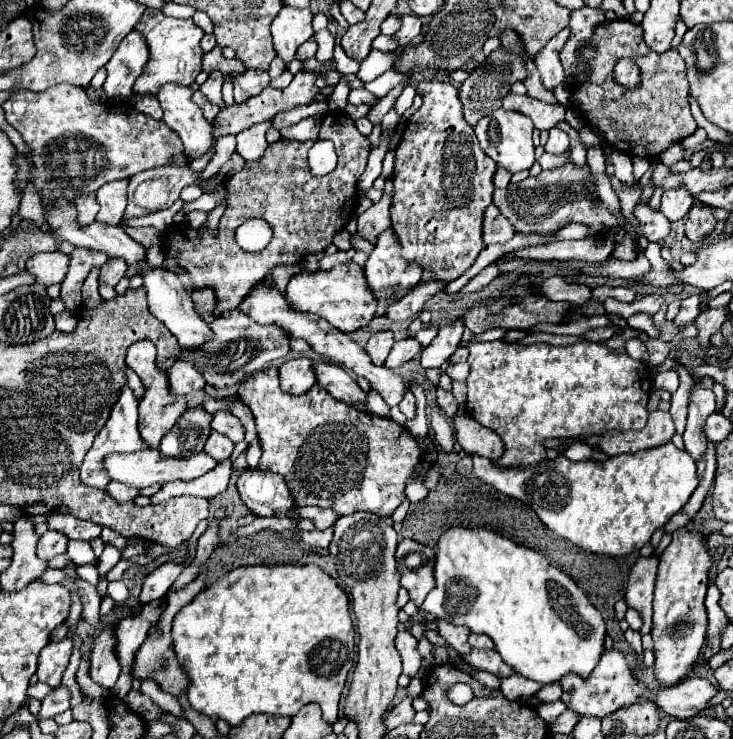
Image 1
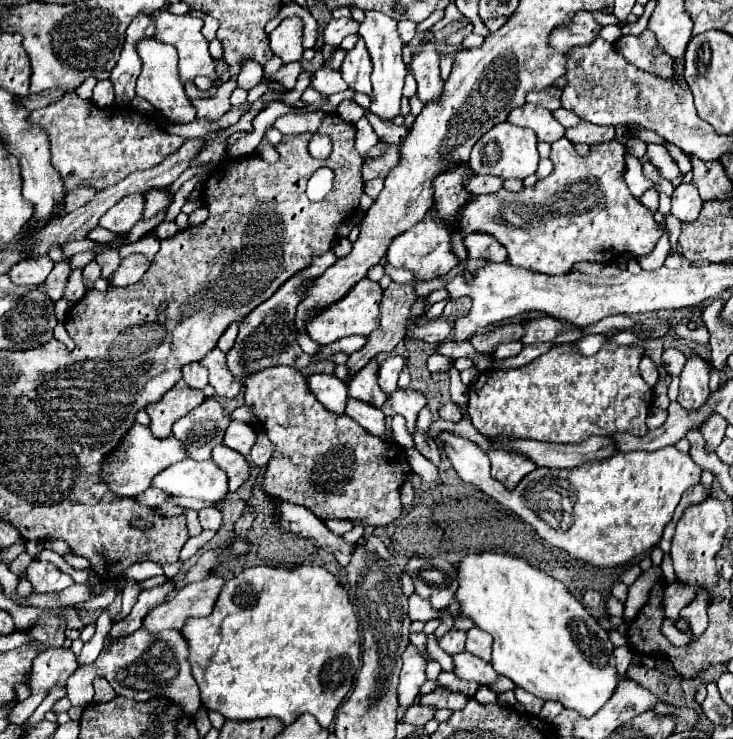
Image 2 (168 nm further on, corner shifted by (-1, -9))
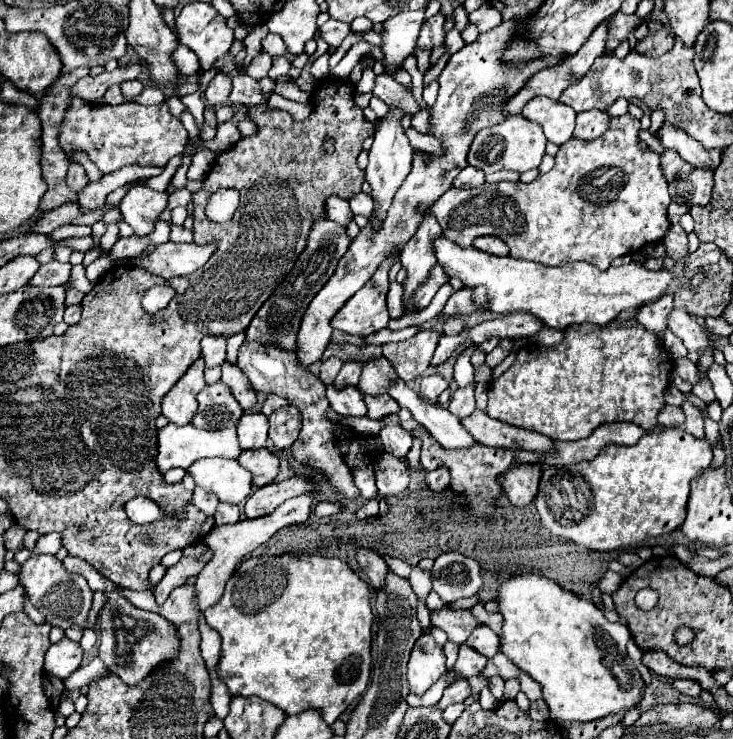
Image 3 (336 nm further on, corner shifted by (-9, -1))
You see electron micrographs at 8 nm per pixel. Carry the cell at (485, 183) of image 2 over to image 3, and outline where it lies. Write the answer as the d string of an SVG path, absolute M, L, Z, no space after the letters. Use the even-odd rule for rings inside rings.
M466 166L454 180L454 188L474 188L482 184L484 184L484 172L474 166Z

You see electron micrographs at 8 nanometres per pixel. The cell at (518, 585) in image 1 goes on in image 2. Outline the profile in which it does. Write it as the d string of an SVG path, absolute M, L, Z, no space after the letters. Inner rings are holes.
M496 552L468 554L468 556L464 556L464 558L458 562L456 570L458 570L458 590L456 590L456 594L454 594L454 600L460 604L460 616L462 616L462 618L470 618L480 630L486 630L486 632L494 638L492 666L494 666L494 670L496 670L498 674L510 678L516 686L524 688L526 692L534 694L536 698L542 698L542 700L558 700L558 702L564 704L564 708L574 708L574 710L578 710L578 712L580 712L582 716L586 716L586 718L594 716L594 714L606 704L606 700L612 696L612 692L614 692L614 688L616 688L616 684L618 684L618 680L620 680L620 676L616 674L616 660L614 660L614 654L612 654L614 646L612 646L612 642L608 640L608 632L600 628L598 620L592 618L592 616L584 610L584 606L568 592L568 588L566 588L560 580L548 576L546 572L542 572L542 570L530 566L528 562L524 562L524 560L520 560L520 558L512 558L512 556L504 556L504 554L496 554Z

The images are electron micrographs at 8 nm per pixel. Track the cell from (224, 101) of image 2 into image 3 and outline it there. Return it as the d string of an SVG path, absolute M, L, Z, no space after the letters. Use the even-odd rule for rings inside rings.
M216 74L208 88L206 88L206 100L208 104L212 104L214 108L222 106L226 100L228 100L228 94L232 90L232 78L226 76L226 74Z

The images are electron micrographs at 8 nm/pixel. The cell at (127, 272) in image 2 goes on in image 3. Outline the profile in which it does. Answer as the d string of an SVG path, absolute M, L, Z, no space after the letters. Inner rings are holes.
M166 242L156 246L156 250L148 256L134 258L134 266L142 266L144 270L162 276L166 280L174 276L186 276L192 274L194 270L202 268L208 258L214 254L216 244L176 244L176 242Z

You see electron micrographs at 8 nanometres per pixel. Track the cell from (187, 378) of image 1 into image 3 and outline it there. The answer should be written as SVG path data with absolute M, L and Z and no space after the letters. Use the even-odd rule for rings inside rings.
M206 336L202 340L202 356L206 360L206 366L220 366L226 356L226 340L228 336Z

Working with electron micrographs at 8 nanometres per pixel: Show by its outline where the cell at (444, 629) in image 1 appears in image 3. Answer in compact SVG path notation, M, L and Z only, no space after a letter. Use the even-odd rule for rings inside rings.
M450 604L438 610L430 610L430 622L444 630L448 634L448 640L454 644L464 644L474 626L480 626L480 622L472 616L470 610L456 610Z

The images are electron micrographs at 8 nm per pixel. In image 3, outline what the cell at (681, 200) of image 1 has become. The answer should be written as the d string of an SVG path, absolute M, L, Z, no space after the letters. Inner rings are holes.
M664 150L662 172L666 174L670 196L676 204L706 206L712 194L712 170L690 166L676 150Z

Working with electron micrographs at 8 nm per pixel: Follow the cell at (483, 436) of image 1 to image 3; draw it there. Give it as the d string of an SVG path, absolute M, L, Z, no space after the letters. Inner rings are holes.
M514 466L508 470L508 474L502 476L500 484L510 498L510 502L518 508L530 506L540 482L542 470L538 466Z

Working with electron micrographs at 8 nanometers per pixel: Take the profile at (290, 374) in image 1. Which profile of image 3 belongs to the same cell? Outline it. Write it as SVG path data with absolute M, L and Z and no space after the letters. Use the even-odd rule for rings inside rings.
M328 386L326 396L330 402L330 408L340 416L366 416L364 396L354 386L346 386L342 390Z

